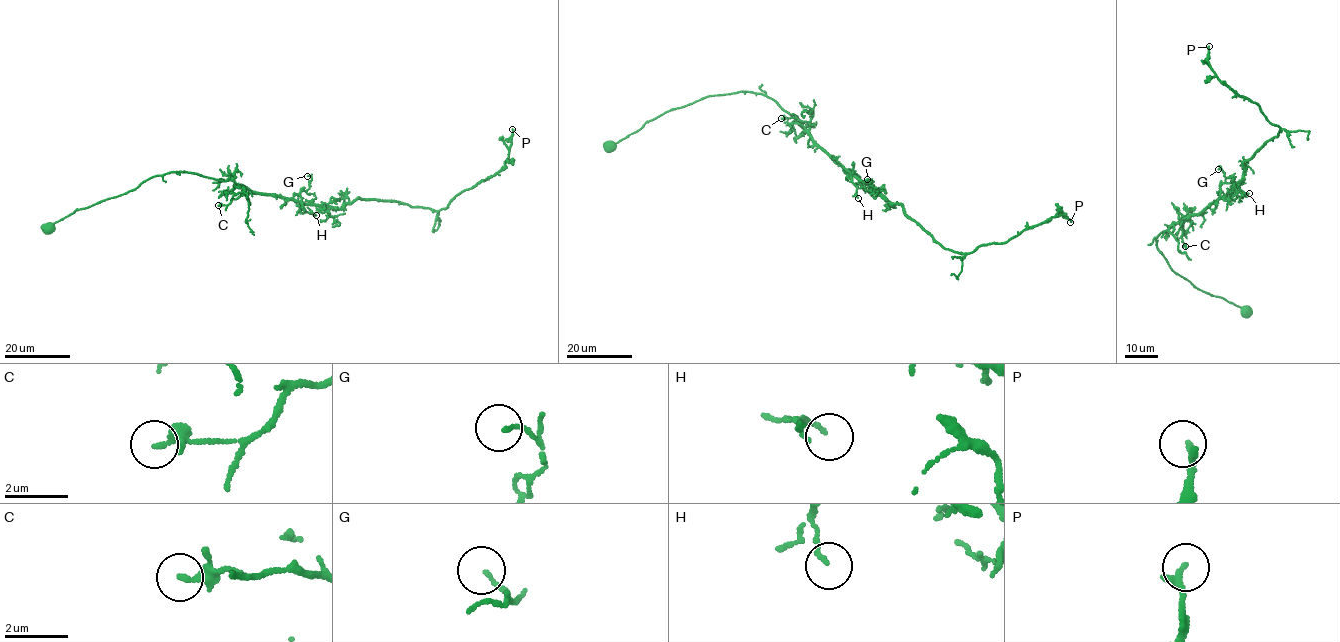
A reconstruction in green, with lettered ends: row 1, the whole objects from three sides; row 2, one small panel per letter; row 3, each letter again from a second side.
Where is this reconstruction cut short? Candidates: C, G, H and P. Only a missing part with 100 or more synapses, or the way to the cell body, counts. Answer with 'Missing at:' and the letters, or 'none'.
Missing at: none

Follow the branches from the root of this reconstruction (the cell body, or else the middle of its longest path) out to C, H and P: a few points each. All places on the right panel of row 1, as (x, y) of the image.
C: (1245, 312), (1176, 273), (1156, 247), (1156, 237), (1185, 216), (1180, 224), (1185, 246)
H: (1245, 312), (1176, 273), (1155, 240), (1182, 217), (1201, 213), (1223, 196), (1231, 199), (1249, 193)
P: (1245, 312), (1176, 273), (1155, 240), (1240, 181), (1243, 161), (1281, 129), (1219, 80), (1207, 61), (1209, 46)

